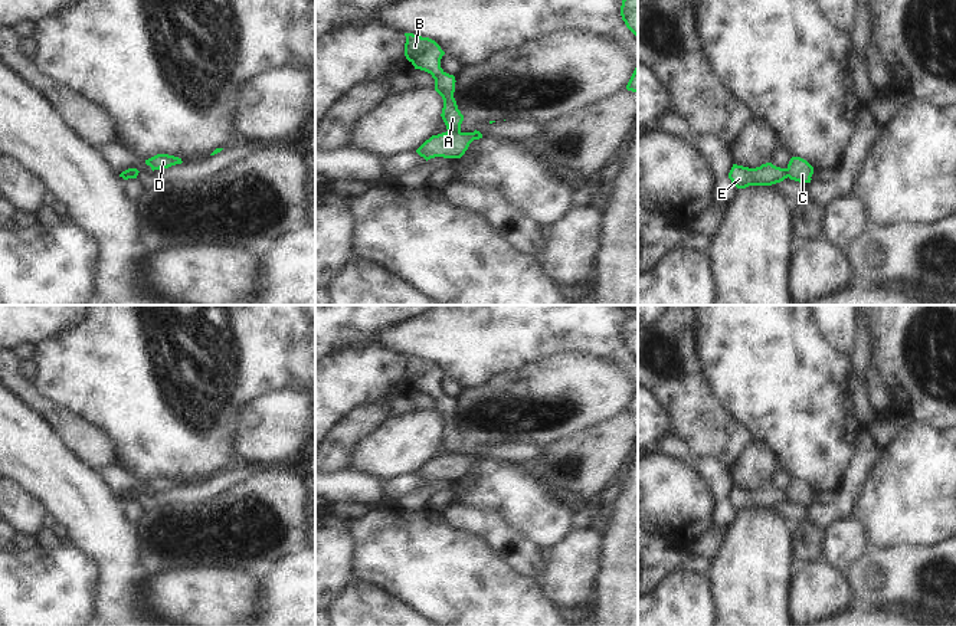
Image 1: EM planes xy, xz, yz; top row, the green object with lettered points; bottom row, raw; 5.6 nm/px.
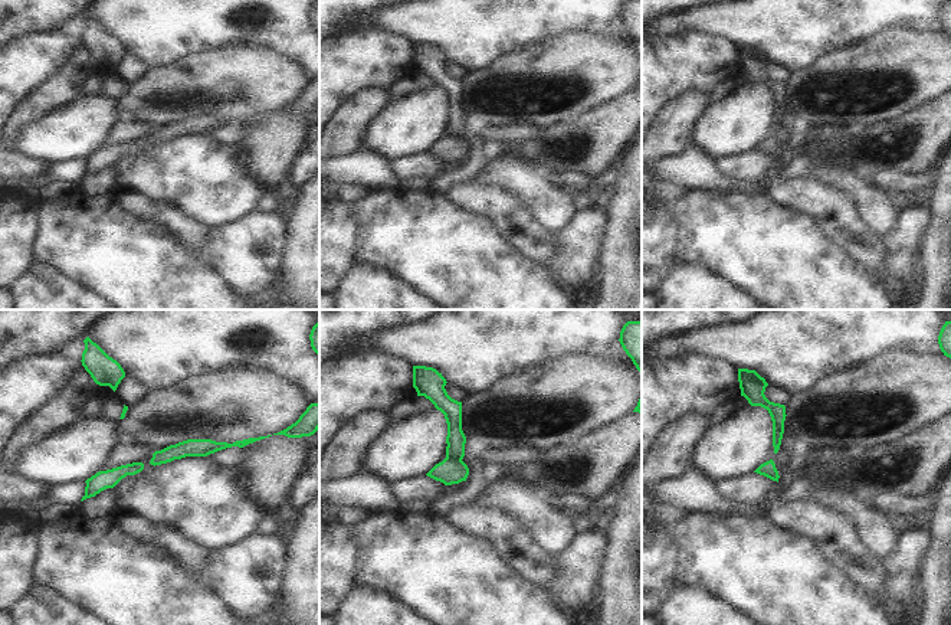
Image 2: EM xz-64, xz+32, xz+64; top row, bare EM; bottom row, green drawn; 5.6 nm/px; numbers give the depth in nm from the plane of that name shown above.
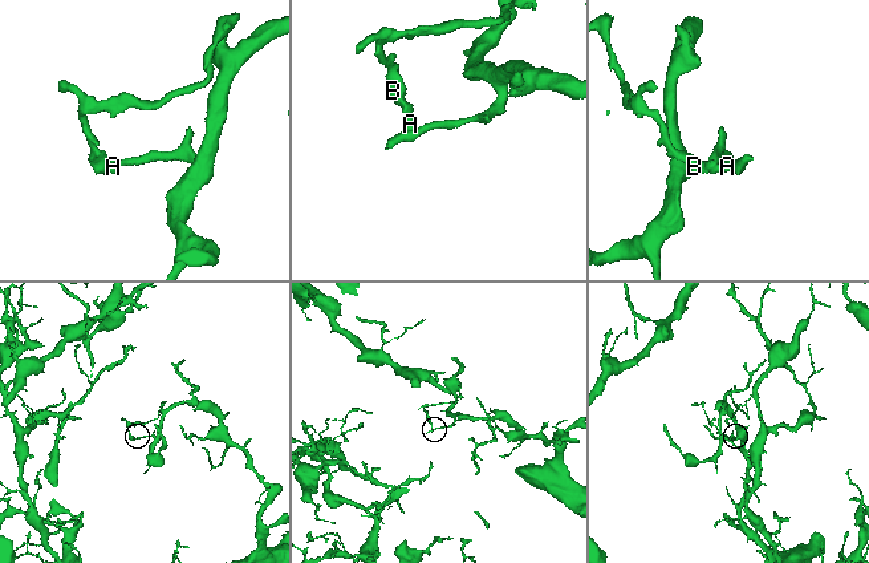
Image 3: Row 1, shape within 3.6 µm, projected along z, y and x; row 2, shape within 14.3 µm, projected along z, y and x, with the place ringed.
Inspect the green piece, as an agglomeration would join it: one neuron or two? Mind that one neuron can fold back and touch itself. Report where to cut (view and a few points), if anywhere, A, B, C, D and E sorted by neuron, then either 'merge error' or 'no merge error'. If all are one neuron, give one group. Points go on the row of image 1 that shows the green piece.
xz (448, 130), (460, 133) | A B E / C D | merge error

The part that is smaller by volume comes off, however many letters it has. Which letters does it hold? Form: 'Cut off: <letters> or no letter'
Cut off: A, B, E.

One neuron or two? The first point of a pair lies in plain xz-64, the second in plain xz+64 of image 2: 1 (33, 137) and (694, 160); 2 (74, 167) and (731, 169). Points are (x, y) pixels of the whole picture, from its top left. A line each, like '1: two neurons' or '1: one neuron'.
1: two neurons
2: one neuron

